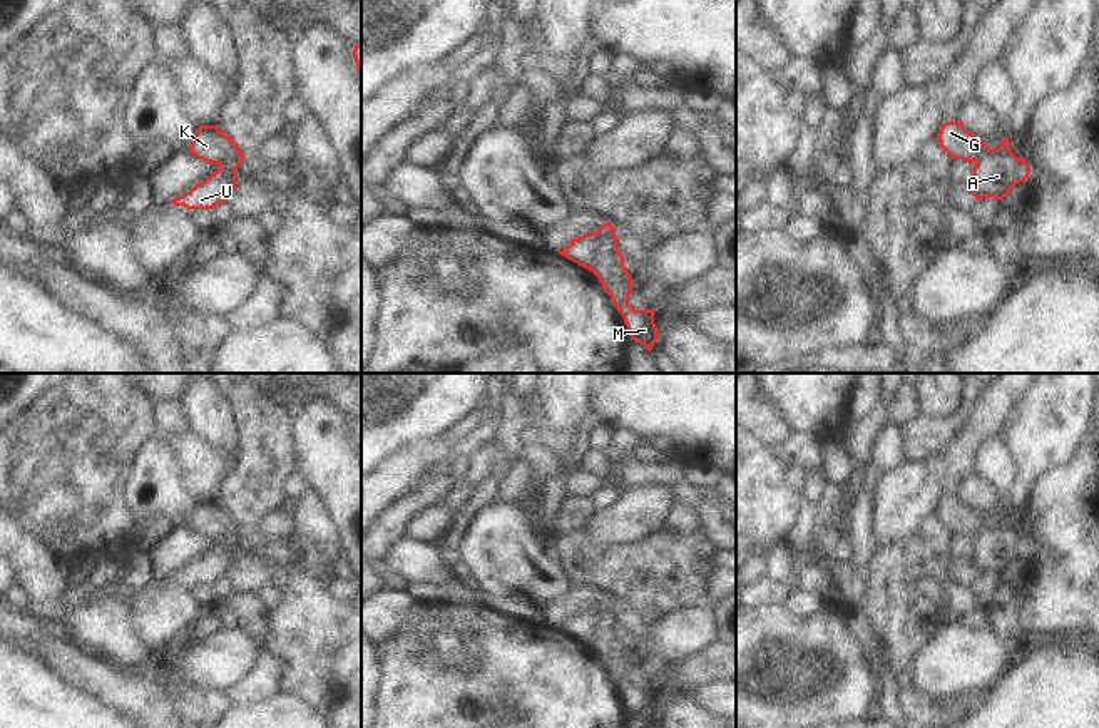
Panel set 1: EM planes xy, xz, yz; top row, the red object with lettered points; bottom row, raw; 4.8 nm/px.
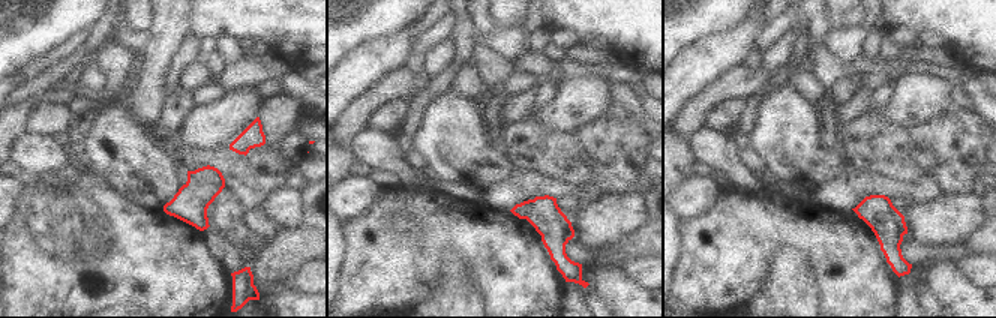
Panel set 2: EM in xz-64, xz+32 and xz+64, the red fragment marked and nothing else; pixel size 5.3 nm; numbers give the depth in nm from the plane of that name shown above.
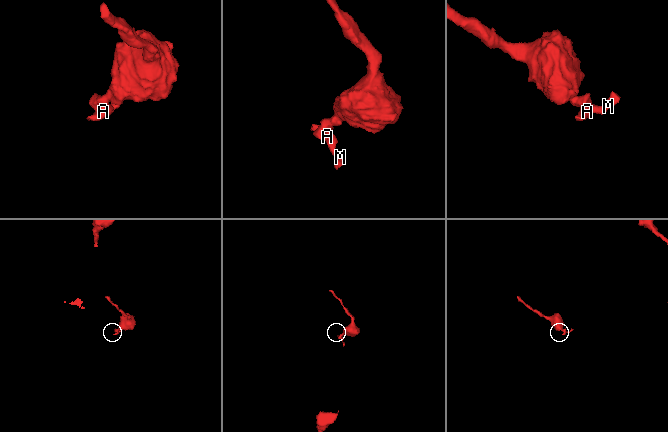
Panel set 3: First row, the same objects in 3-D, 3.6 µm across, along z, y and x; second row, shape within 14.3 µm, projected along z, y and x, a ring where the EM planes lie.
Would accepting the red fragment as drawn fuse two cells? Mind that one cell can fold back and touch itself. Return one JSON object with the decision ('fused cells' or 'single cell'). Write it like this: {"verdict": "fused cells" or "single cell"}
{"verdict": "fused cells"}

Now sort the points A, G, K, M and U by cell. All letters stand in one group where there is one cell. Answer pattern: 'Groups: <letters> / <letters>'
Groups: A M U / G K

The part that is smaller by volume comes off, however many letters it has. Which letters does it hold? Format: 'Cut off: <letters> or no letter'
Cut off: A, M, U

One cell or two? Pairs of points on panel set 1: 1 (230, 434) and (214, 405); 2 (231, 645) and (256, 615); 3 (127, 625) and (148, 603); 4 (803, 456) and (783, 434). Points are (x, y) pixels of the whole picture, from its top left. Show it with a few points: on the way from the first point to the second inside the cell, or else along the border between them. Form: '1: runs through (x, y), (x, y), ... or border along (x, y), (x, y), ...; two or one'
1: runs through (223, 427), (214, 419), (214, 412); one
2: border along (240, 625), (261, 641); two
3: border along (168, 586), (138, 596), (153, 650); two
4: border along (797, 434), (787, 444); two

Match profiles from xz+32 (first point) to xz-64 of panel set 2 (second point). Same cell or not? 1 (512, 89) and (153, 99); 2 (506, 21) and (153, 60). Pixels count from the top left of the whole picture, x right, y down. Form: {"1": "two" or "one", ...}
{"1": "two", "2": "one"}

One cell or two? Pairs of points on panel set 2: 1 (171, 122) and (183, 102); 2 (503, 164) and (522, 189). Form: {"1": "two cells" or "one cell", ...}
{"1": "one cell", "2": "two cells"}

